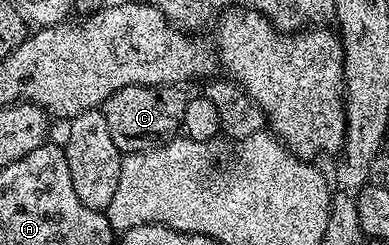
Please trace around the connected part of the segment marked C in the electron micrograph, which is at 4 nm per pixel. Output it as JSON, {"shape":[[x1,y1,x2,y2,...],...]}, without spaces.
{"shape":[[161,84,127,86,111,94,102,109,116,147,121,152,148,150,177,137,178,131,184,125,184,113,189,100,189,95,180,90,183,89,176,84]]}

